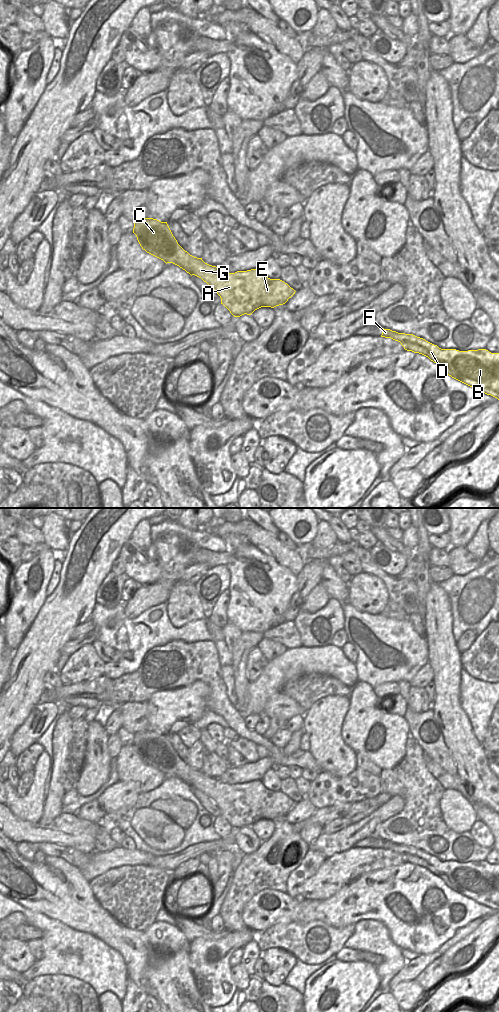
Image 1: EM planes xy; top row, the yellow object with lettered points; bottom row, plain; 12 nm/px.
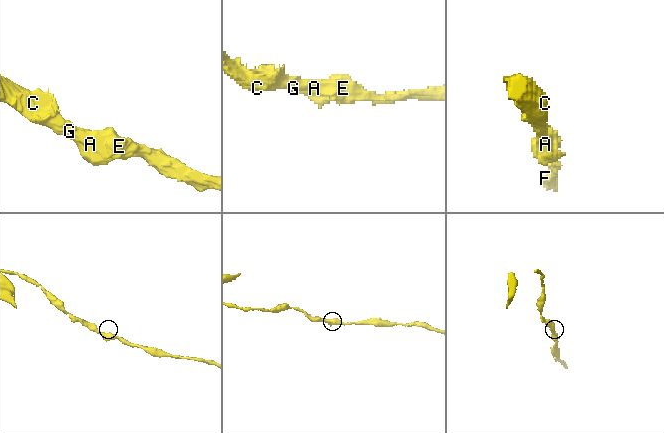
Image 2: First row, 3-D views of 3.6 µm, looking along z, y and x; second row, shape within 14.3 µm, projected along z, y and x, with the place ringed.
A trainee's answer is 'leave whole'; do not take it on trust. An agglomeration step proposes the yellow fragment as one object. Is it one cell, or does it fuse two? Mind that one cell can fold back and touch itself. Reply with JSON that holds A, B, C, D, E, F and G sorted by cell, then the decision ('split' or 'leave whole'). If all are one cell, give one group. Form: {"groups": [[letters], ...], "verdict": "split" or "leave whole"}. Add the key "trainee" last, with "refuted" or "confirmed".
{"groups": [["A", "B", "C", "D", "E", "F", "G"]], "verdict": "leave whole", "trainee": "confirmed"}

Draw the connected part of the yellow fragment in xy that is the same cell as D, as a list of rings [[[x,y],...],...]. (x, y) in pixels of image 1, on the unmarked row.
[[[384,840],[381,849],[400,854],[405,862],[422,866],[440,877],[452,890],[499,912],[499,865],[486,861],[441,861],[413,846]]]

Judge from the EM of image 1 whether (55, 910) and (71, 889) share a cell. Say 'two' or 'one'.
one

